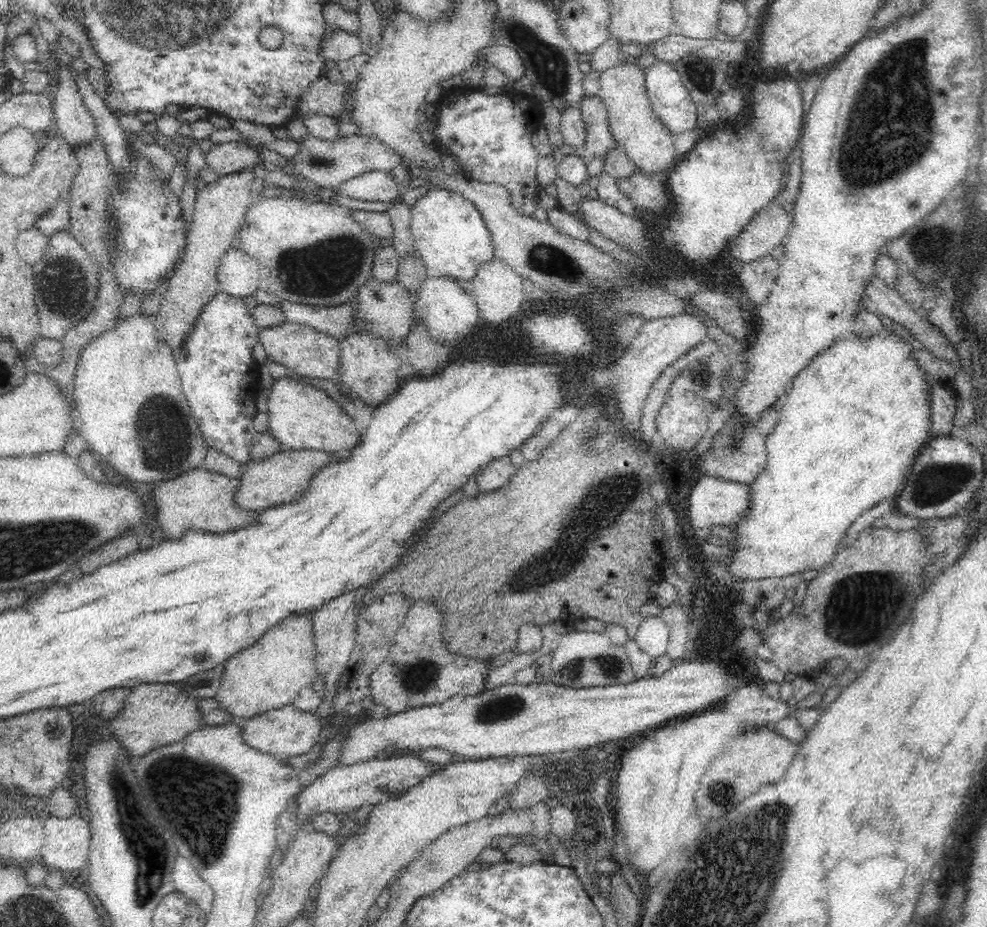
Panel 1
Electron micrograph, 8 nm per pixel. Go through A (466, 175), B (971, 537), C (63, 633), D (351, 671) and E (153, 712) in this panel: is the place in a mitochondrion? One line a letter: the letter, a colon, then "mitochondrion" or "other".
A: other
B: other
C: other
D: other
E: other

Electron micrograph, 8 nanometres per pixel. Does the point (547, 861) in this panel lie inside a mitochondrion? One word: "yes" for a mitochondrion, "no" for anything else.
no

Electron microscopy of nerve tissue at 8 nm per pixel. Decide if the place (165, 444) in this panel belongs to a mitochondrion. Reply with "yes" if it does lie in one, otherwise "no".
yes

